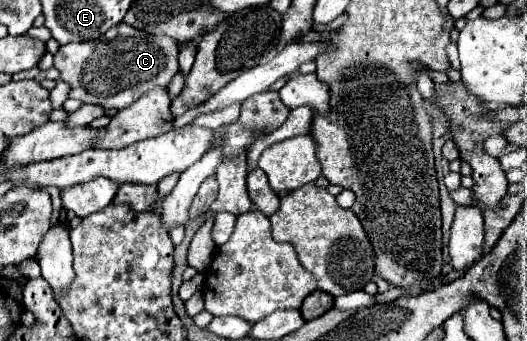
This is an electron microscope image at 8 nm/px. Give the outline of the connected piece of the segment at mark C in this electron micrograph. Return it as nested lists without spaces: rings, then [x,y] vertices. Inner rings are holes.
[[[126,23],[106,31],[100,39],[86,43],[68,43],[54,55],[54,67],[60,71],[62,81],[70,85],[70,97],[82,103],[96,103],[106,109],[124,109],[152,87],[168,87],[170,79],[178,73],[178,43],[170,37],[148,35]]]

